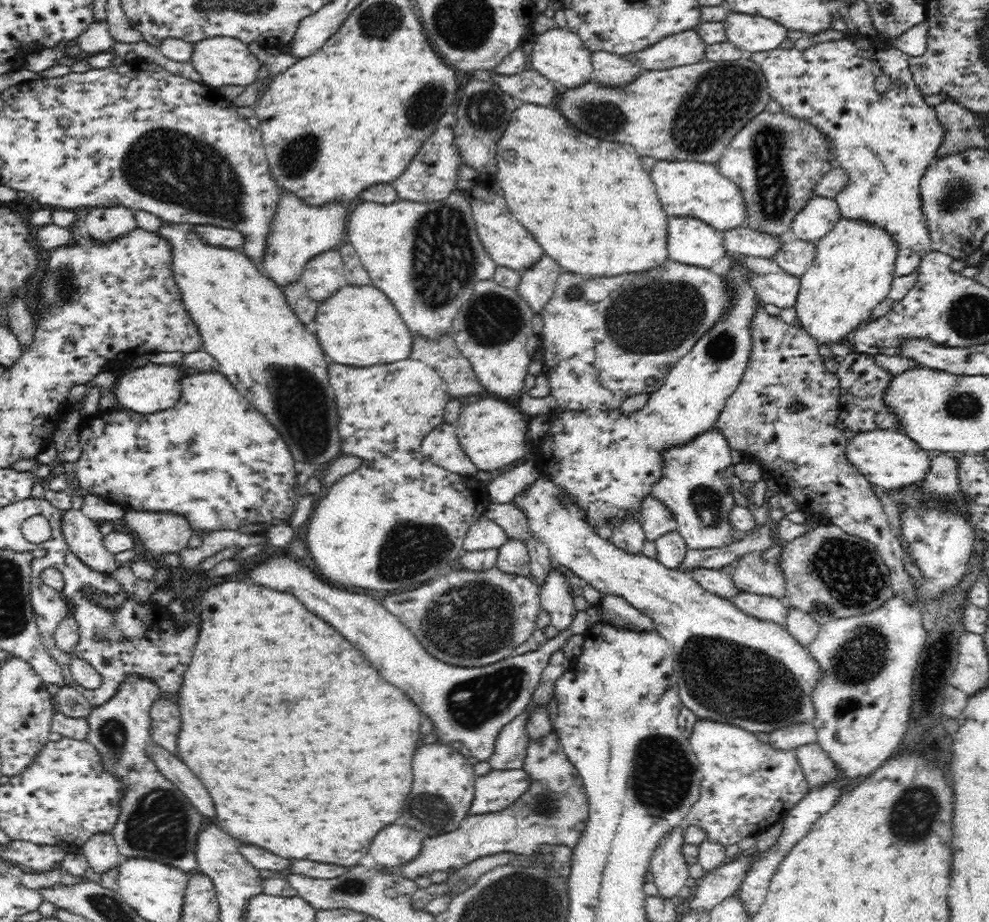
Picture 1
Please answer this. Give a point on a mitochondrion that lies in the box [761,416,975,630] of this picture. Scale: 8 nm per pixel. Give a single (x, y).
(850, 573)

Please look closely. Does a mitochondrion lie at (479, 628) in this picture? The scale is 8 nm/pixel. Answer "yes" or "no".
yes

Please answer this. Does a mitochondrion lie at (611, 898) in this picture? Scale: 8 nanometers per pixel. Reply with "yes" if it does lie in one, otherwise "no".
no

